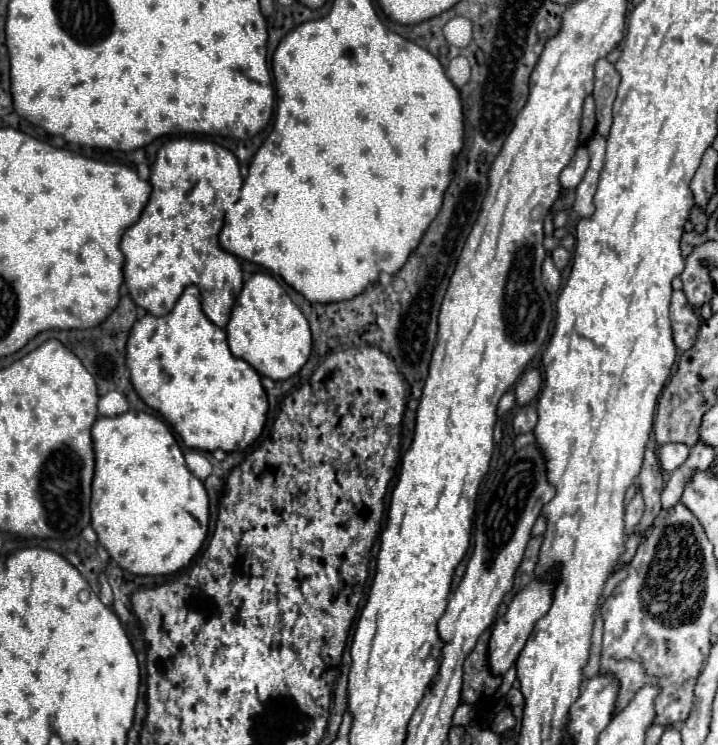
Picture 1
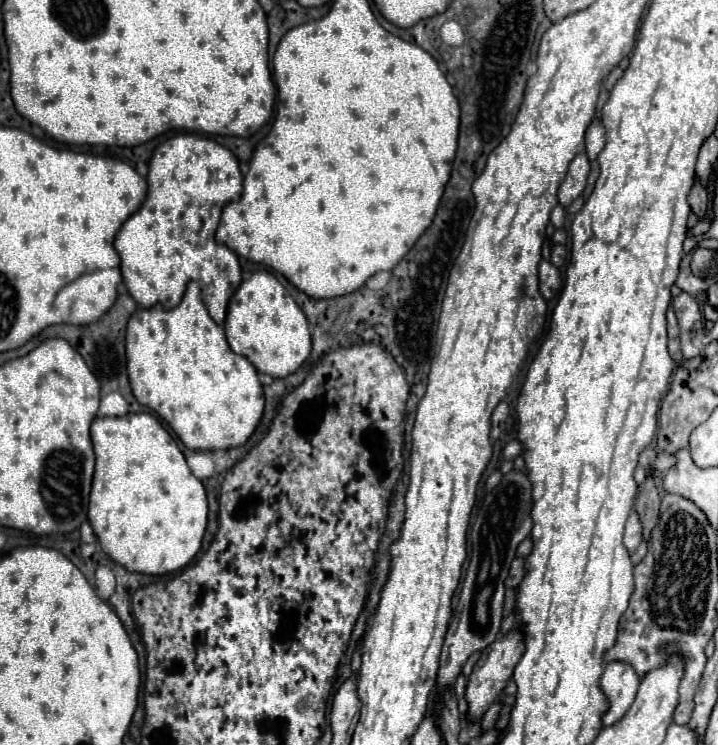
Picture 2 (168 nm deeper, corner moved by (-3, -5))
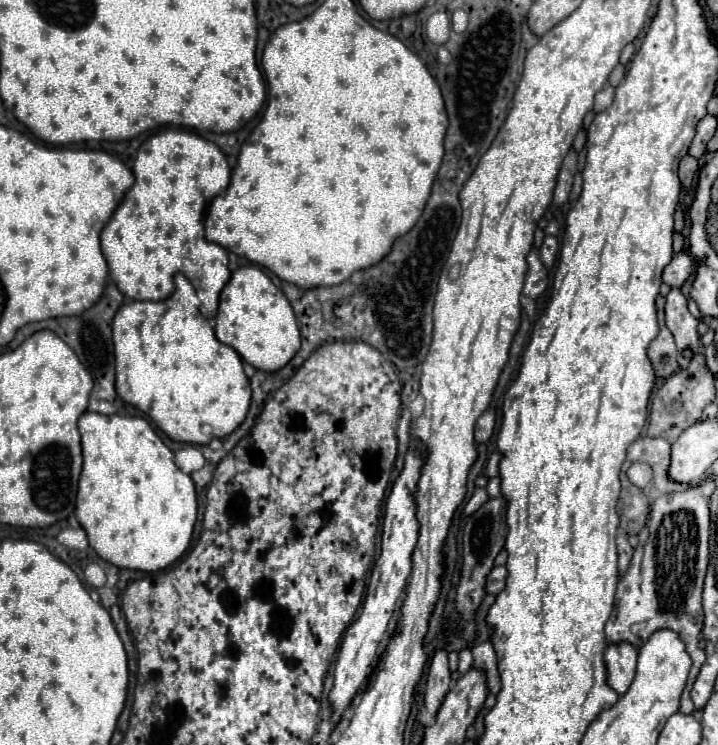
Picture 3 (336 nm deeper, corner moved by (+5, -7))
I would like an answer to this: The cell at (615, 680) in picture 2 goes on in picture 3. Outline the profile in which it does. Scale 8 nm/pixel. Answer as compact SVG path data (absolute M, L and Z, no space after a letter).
M609 644L605 650L605 662L609 670L609 686L621 696L627 692L627 684L635 678L635 652L633 644Z

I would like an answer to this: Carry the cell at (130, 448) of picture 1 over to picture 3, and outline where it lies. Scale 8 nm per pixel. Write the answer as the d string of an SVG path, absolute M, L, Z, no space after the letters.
M85 412L79 418L79 432L81 432L81 448L83 448L83 472L79 478L79 490L77 490L77 502L75 502L75 516L79 520L79 524L85 528L89 546L101 556L103 560L119 566L119 568L129 568L129 570L143 570L143 572L159 572L165 570L169 564L173 564L177 558L183 556L183 552L187 550L189 542L191 542L191 534L193 534L193 526L197 520L197 494L195 494L195 484L191 480L189 474L181 472L175 466L173 460L173 452L163 444L163 440L155 434L155 430L149 426L149 422L145 418L133 416L129 418L126 414L95 414L95 412Z

